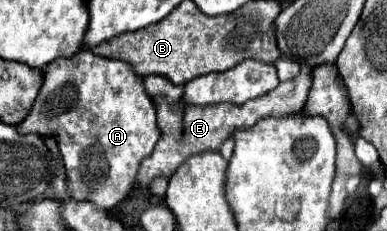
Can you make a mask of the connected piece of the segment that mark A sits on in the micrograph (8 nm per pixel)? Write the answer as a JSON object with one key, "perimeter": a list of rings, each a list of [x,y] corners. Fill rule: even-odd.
{"perimeter":[[[81,49],[73,57],[57,59],[45,67],[43,87],[39,89],[31,115],[27,115],[23,123],[17,123],[17,127],[23,133],[53,137],[63,155],[71,197],[77,201],[91,201],[101,209],[111,209],[129,195],[141,159],[153,151],[159,139],[155,107],[141,85],[141,77],[131,71],[129,63],[97,57],[89,49]]]}

